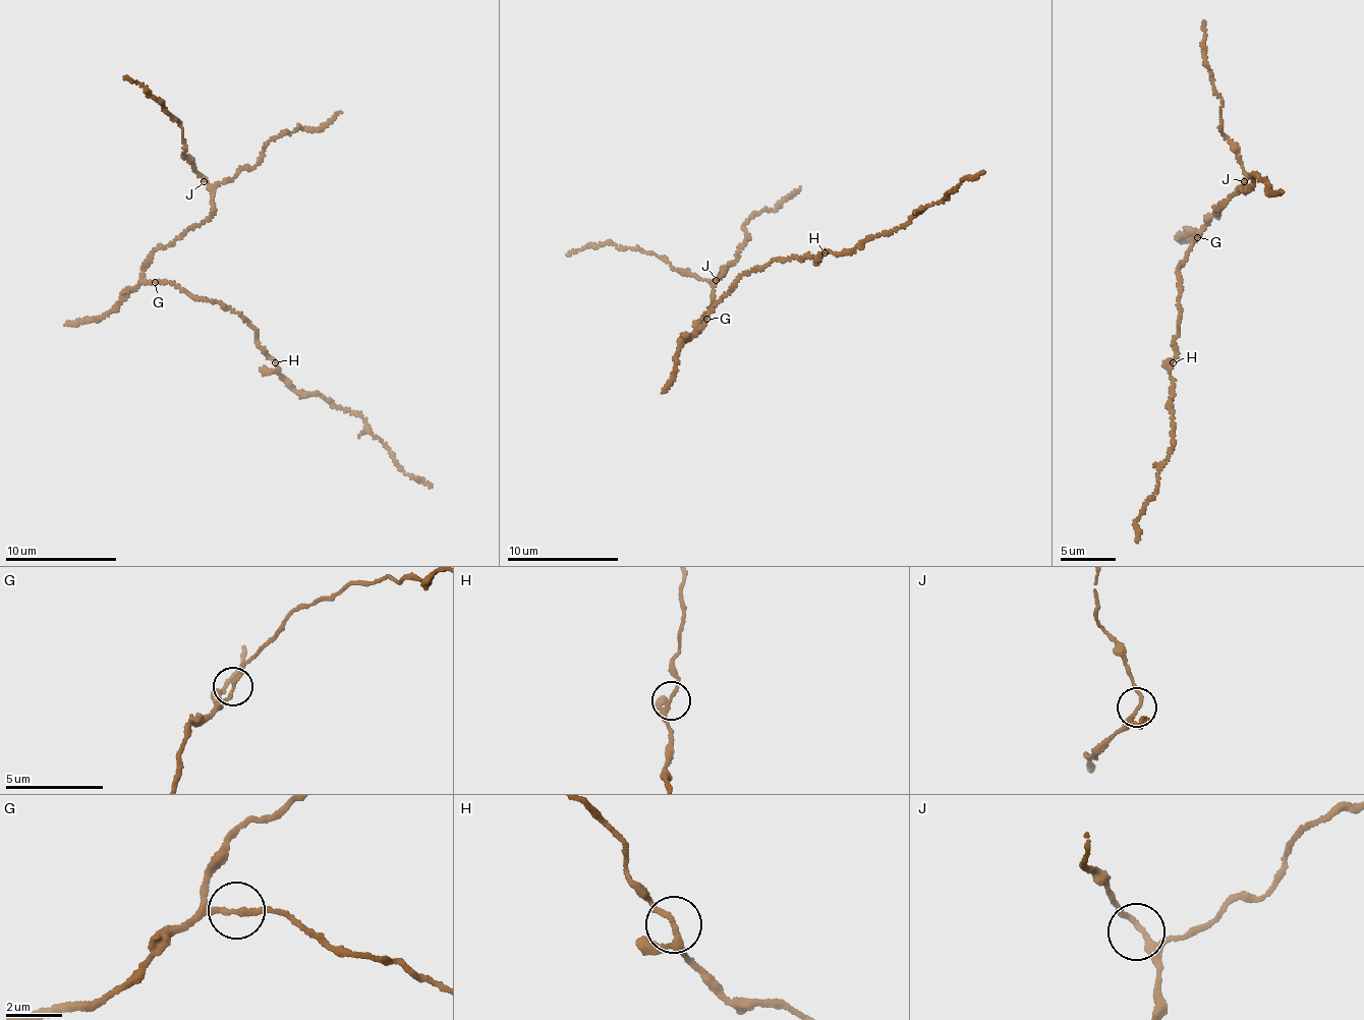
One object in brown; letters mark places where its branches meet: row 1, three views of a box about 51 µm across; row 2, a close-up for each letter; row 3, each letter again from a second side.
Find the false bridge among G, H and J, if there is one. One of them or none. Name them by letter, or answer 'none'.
none

